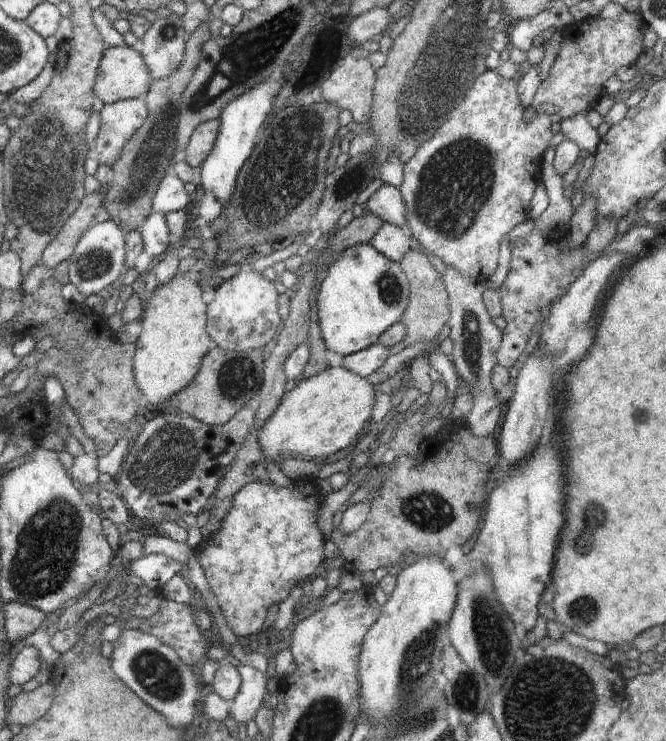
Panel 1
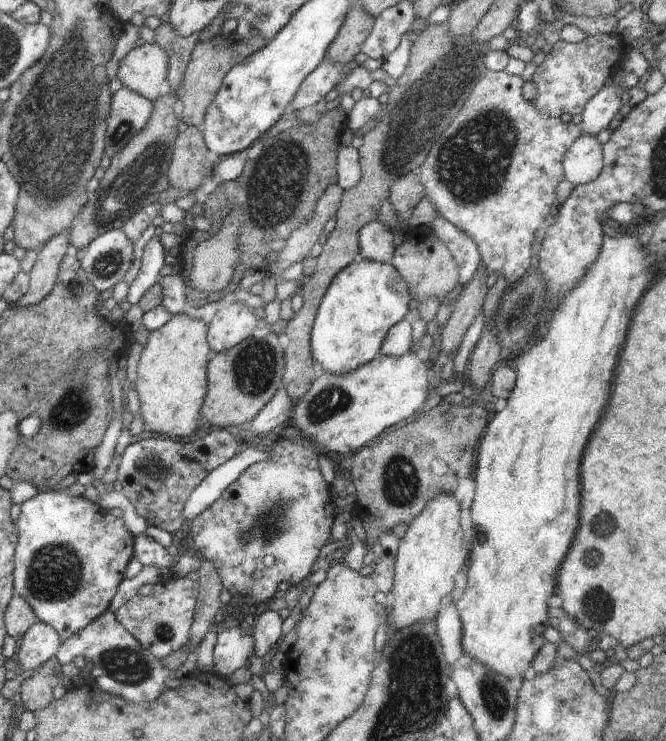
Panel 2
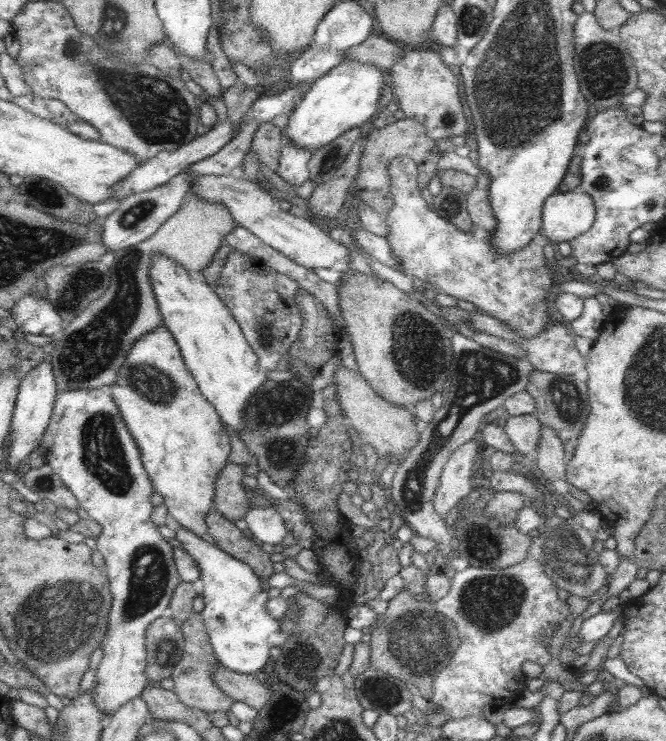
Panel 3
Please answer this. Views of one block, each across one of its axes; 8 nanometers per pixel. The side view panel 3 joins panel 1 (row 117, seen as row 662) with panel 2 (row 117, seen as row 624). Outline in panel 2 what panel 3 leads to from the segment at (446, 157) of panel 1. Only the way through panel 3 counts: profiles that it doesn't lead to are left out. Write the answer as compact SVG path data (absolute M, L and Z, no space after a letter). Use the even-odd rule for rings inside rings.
M485 70L483 75L476 81L470 96L465 102L462 102L460 112L456 115L452 124L447 126L446 130L434 141L432 148L428 151L426 160L420 165L420 168L414 172L415 179L423 186L424 197L430 200L430 204L436 208L439 216L446 218L446 220L448 220L450 224L454 224L462 234L470 236L470 238L476 242L483 271L488 275L494 274L494 276L502 276L502 278L506 280L506 289L508 290L516 285L525 276L526 272L529 272L531 269L532 262L530 262L530 258L533 256L532 242L534 242L534 232L544 225L546 216L548 216L550 210L552 210L552 204L557 202L556 186L565 179L563 160L566 151L574 144L574 141L582 135L579 125L575 125L571 122L564 123L559 117L551 117L536 110L536 107L522 95L524 82L520 75L512 75L506 70Z

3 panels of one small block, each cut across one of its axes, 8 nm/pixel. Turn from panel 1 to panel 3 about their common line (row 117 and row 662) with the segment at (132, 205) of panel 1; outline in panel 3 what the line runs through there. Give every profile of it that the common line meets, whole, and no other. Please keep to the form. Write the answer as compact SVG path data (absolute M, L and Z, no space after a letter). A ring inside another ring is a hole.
M168 615L157 618L146 628L144 643L146 643L147 656L144 673L146 673L148 680L157 684L164 678L170 678L172 670L180 662L185 648L185 640L184 636L182 636L180 623Z

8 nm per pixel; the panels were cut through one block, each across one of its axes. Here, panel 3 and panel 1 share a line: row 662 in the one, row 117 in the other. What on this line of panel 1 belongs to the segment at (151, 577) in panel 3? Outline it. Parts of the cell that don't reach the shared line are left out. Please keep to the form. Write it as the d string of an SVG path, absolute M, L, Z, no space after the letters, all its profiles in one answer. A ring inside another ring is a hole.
M144 98L103 106L99 112L100 130L92 143L92 153L99 164L110 168L120 158L127 140L142 126L147 114Z

